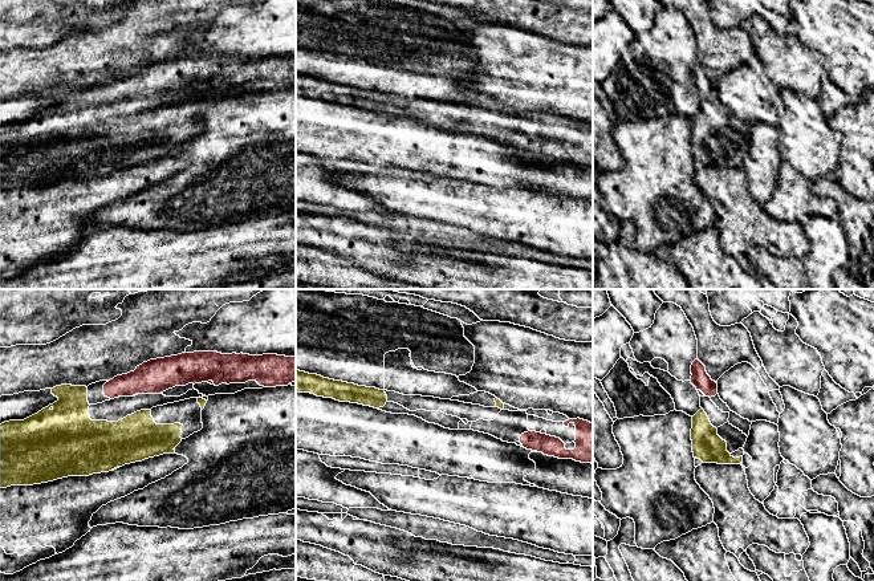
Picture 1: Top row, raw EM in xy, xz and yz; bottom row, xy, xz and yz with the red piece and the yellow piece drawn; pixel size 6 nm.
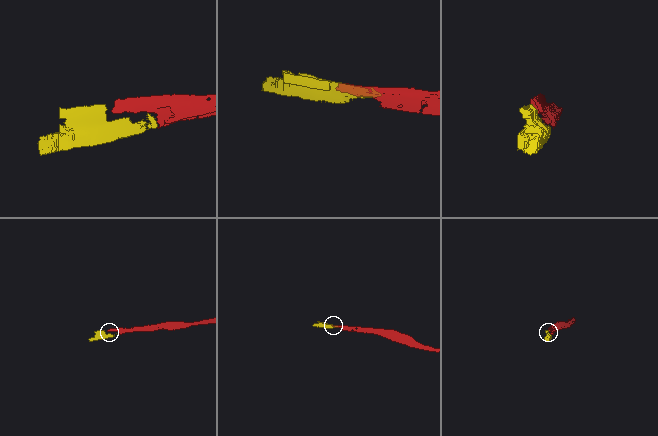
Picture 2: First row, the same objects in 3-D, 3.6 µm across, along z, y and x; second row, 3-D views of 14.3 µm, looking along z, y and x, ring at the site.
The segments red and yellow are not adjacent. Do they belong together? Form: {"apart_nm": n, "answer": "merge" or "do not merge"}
{"apart_nm": 80, "answer": "merge"}

